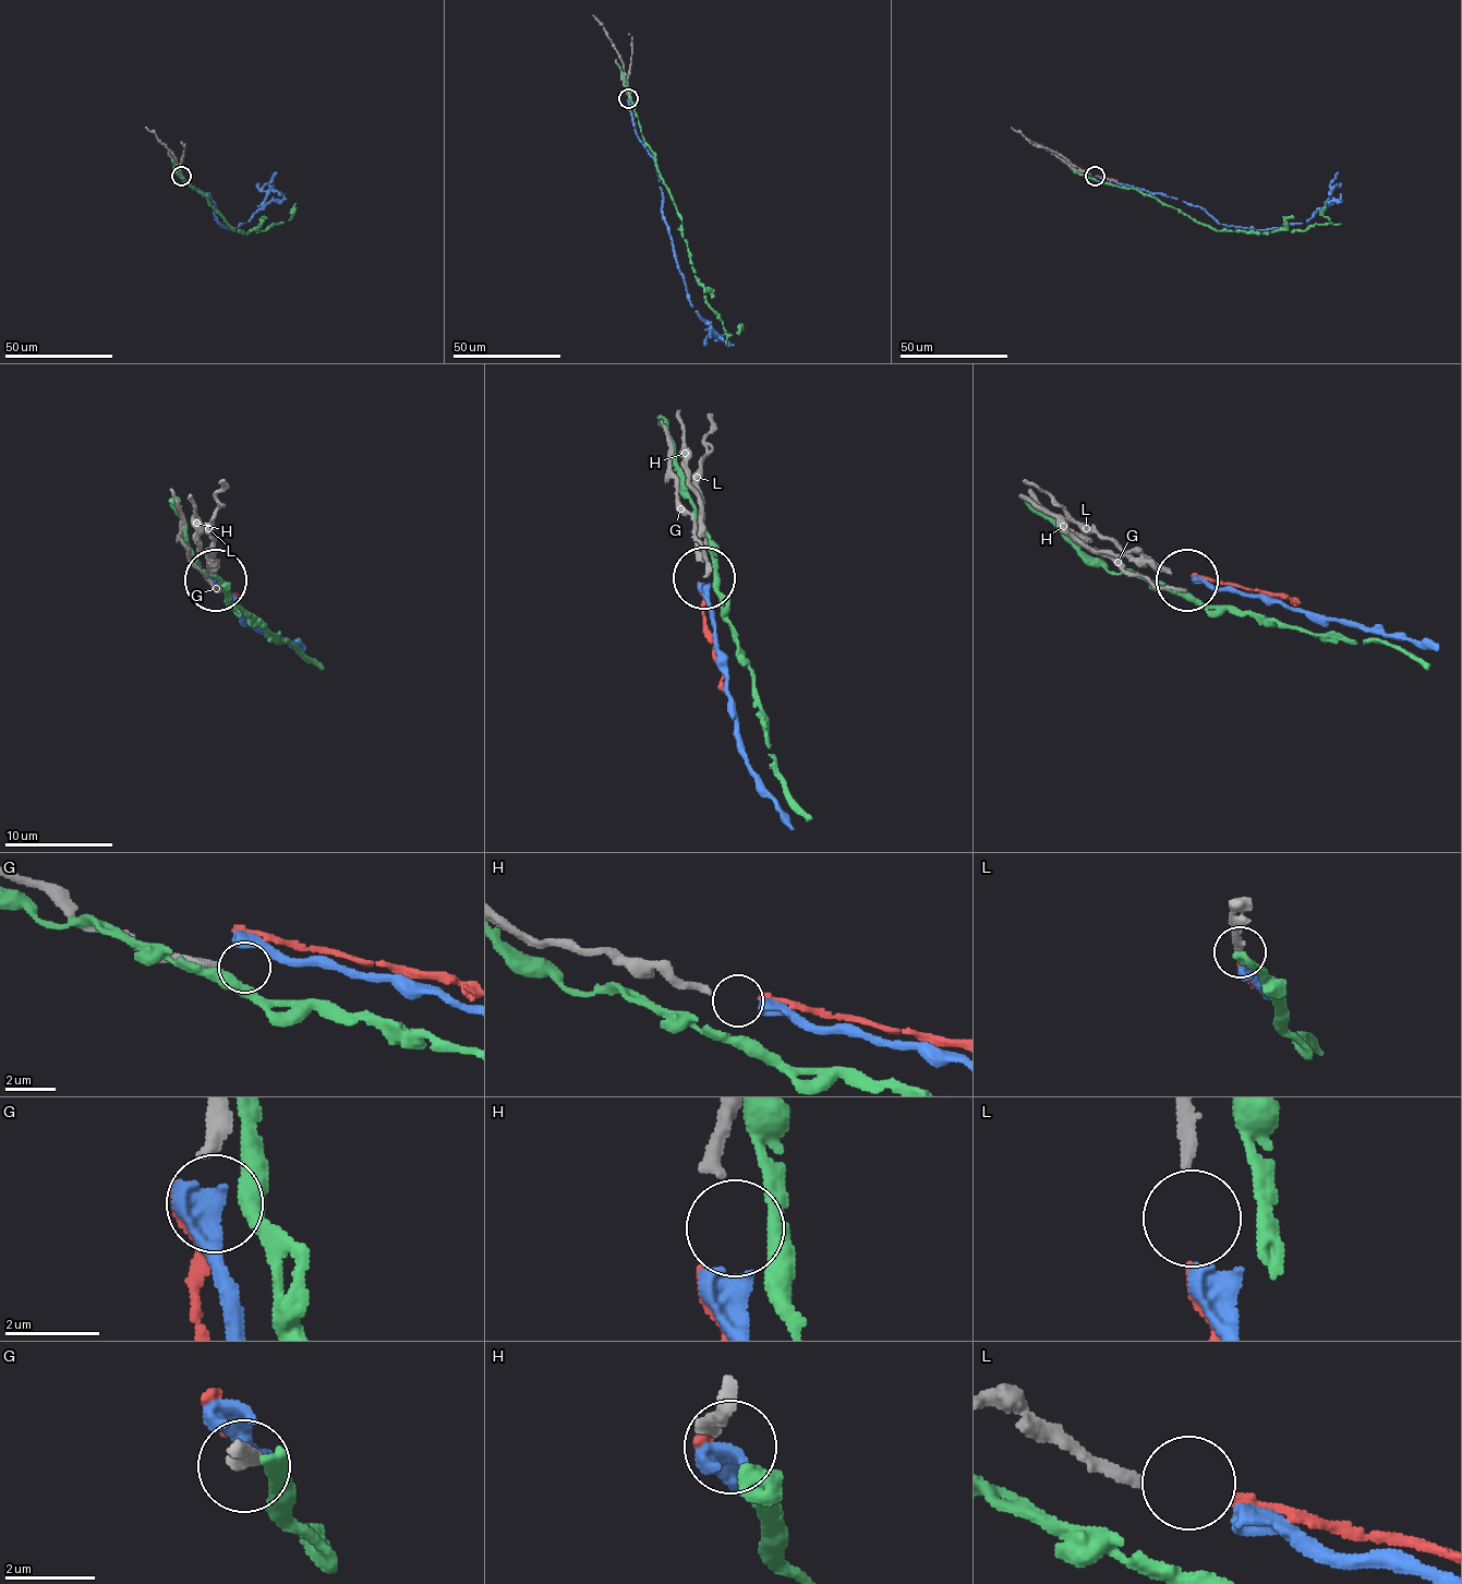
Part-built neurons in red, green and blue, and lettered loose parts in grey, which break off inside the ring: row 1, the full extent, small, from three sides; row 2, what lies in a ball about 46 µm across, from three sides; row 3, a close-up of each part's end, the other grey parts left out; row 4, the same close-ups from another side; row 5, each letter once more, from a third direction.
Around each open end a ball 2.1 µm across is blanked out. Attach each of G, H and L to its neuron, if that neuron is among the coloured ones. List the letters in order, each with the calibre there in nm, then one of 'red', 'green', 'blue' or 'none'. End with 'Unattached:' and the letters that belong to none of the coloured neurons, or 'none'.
G: calibre 360 nm; none
H: calibre 320 nm; blue
L: calibre 280 nm; red
Unattached: G

